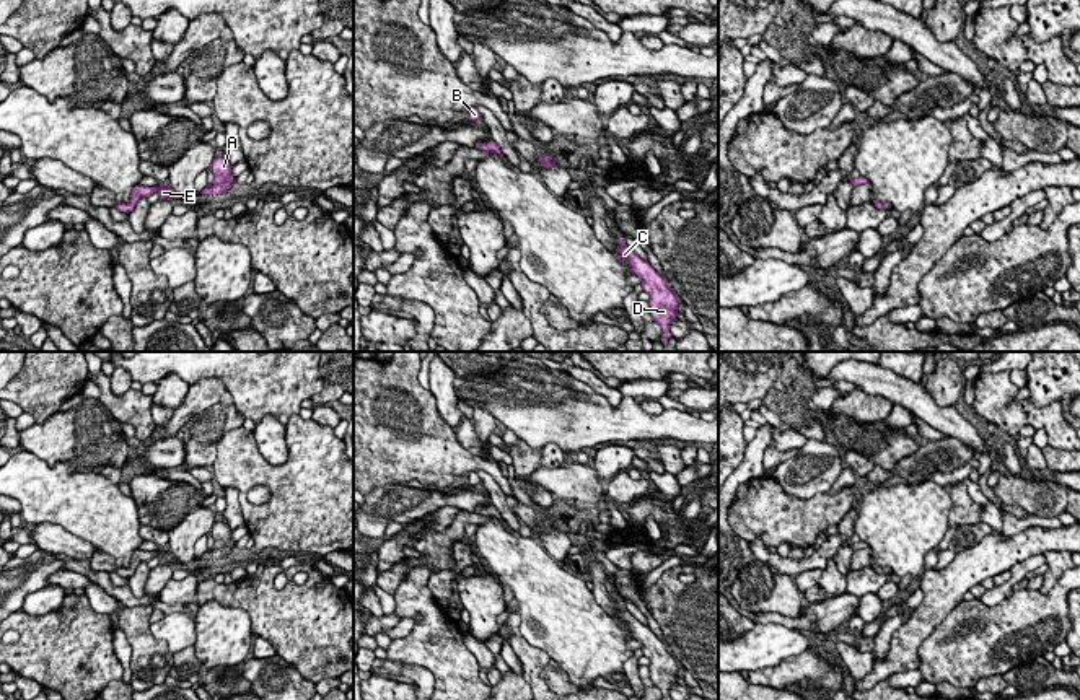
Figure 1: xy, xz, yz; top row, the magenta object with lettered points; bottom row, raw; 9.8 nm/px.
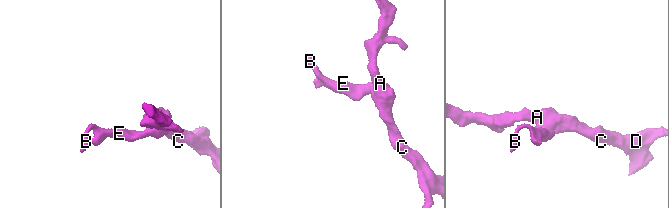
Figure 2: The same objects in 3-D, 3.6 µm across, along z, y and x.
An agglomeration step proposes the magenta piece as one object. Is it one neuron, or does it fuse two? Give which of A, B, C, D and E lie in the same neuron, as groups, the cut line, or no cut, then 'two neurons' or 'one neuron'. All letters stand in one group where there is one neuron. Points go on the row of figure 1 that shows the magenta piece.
A B C D E | no cut | one neuron

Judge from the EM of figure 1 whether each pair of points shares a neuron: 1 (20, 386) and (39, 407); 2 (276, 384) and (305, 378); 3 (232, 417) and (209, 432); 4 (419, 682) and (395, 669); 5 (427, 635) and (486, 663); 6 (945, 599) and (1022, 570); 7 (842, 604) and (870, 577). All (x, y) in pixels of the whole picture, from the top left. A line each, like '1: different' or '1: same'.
1: same
2: same
3: same
4: same
5: different
6: different
7: different

